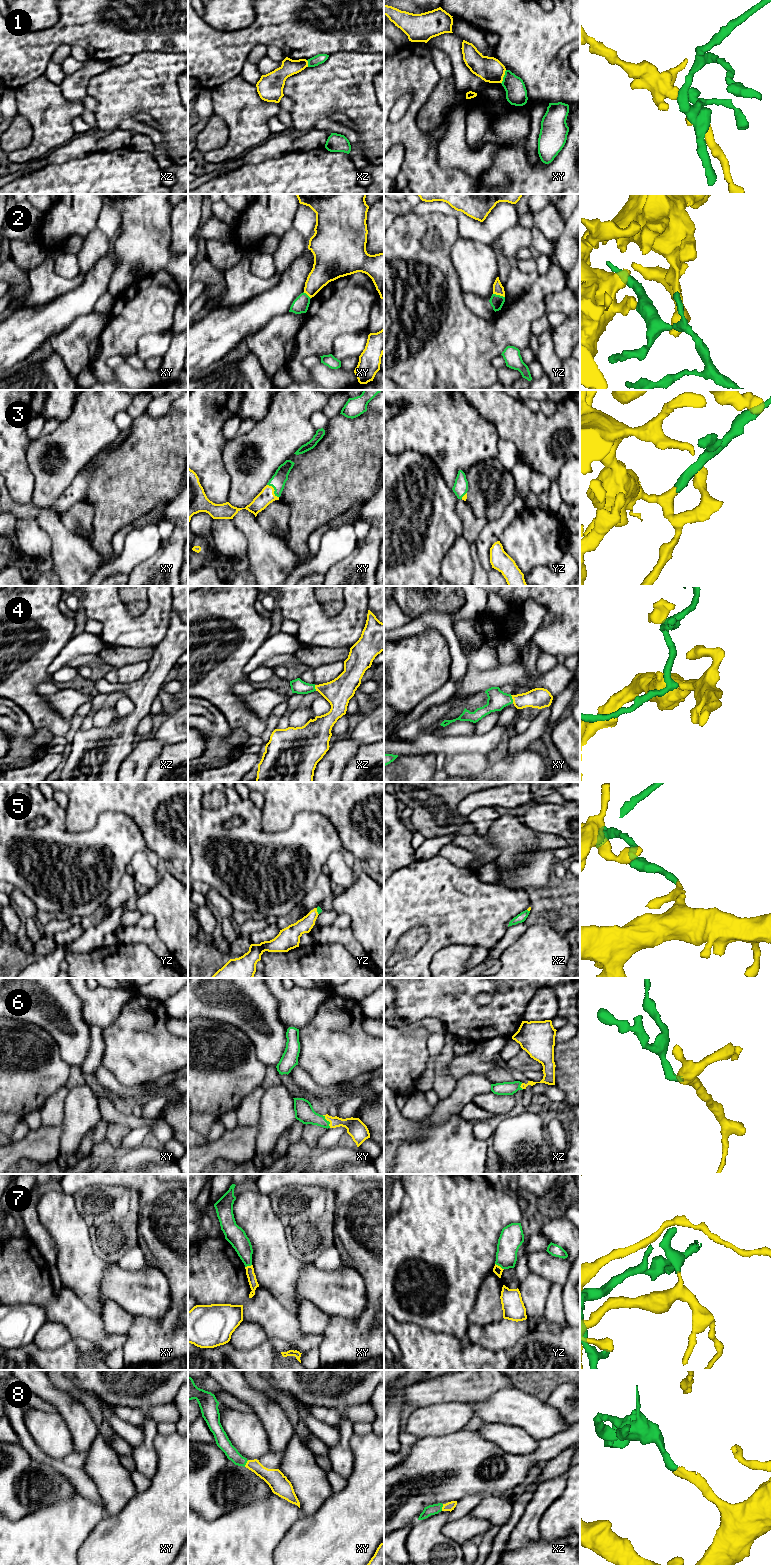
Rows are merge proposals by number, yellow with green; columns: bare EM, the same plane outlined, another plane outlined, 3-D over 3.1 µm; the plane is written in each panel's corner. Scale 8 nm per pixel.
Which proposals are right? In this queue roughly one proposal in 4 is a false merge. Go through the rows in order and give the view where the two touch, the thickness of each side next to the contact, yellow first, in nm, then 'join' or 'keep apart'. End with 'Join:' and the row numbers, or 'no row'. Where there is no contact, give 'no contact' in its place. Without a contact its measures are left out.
1: xy | 200/180 nm | keep apart
2: yz | 90/110 nm | keep apart
3: xy | 120/120 nm | join
4: xy | 160/160 nm | join
5: yz | 140/40 nm | join
6: xy | 150/160 nm | join
7: yz | 70/190 nm | keep apart
8: xy | 140/110 nm | join
Join: 3, 4, 5, 6, 8

